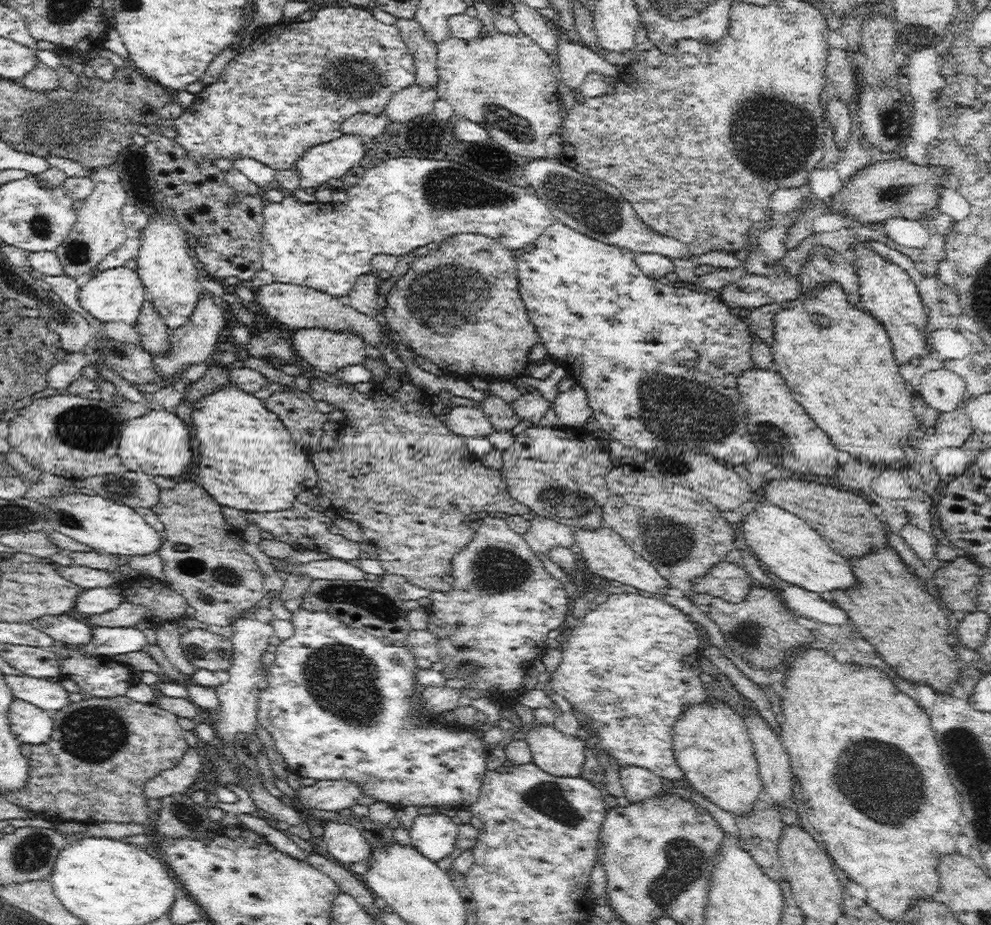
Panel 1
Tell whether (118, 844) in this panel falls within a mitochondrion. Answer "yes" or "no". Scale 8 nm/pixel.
no

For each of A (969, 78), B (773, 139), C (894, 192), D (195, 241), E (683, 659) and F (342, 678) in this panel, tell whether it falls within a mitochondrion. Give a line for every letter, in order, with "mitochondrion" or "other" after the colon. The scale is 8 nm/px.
A: other
B: mitochondrion
C: mitochondrion
D: other
E: other
F: mitochondrion

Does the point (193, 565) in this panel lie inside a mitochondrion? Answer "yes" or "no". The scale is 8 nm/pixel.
yes

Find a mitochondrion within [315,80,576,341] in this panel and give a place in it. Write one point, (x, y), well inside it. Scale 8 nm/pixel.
(451, 281)

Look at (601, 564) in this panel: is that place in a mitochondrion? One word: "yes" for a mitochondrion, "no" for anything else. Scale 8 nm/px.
no

